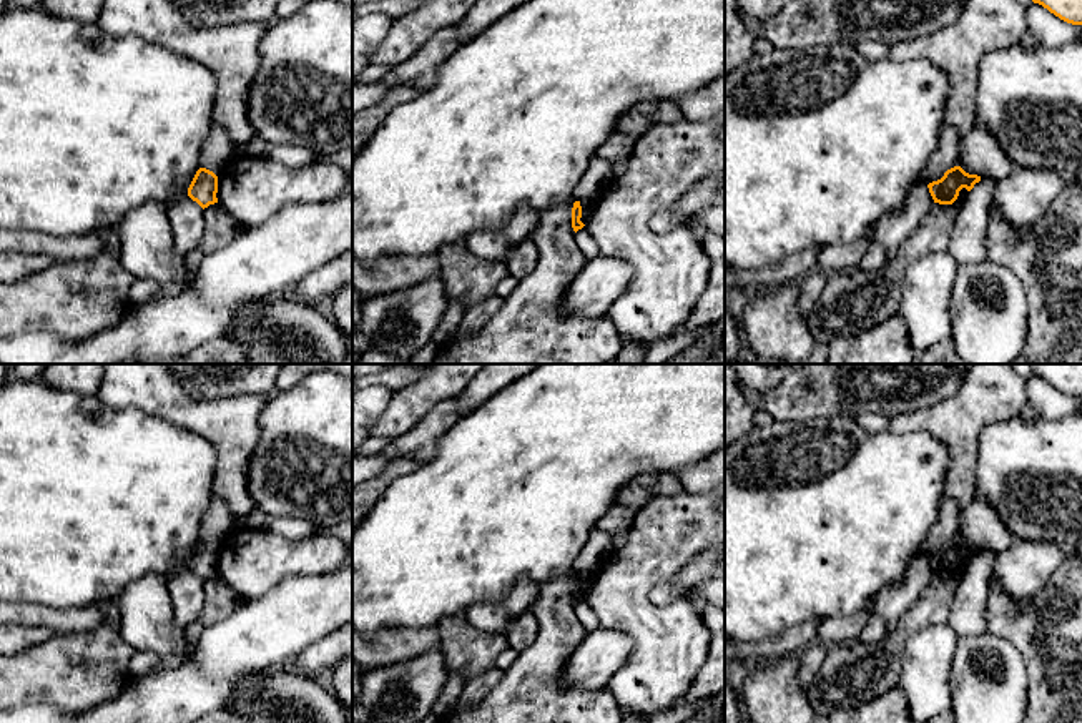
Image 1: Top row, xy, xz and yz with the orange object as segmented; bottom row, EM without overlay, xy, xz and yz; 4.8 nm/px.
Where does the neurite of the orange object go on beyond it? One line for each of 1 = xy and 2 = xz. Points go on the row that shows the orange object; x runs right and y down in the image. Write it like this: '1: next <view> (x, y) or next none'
1: next none
2: next none

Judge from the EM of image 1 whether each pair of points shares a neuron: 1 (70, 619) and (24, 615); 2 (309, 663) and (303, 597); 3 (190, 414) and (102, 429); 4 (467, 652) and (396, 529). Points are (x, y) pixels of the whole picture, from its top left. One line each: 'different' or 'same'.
1: same
2: different
3: different
4: different

